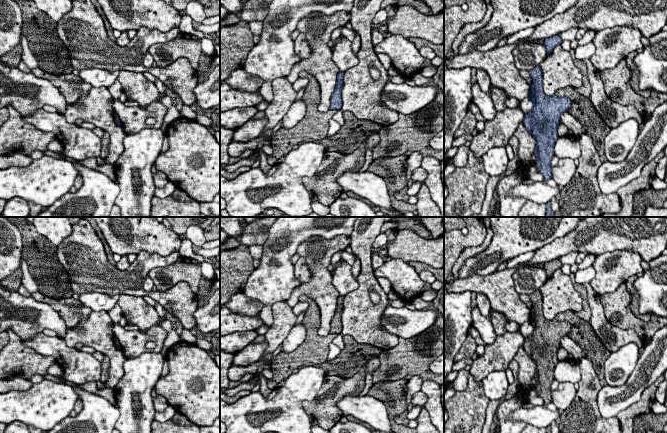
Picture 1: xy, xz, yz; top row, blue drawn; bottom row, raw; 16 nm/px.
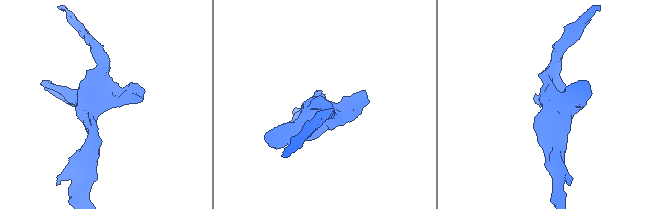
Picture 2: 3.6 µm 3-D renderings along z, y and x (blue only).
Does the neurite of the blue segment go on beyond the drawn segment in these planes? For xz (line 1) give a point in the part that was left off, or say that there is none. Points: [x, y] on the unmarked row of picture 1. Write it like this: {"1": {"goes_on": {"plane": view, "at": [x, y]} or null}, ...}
{"1": {"goes_on": null}}

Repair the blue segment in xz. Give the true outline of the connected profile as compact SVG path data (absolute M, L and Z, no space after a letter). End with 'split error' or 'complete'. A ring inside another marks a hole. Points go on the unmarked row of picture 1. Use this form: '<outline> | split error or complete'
M339 296L337 300L337 306L336 306L336 311L334 314L334 317L331 320L331 329L330 329L330 334L340 334L342 331L342 320L341 320L341 315L343 311L343 296Z | complete

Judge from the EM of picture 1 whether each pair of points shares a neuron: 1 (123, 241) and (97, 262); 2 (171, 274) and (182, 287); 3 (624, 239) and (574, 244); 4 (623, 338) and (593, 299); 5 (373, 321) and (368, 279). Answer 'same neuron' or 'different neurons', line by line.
1: different neurons
2: different neurons
3: same neuron
4: same neuron
5: same neuron

